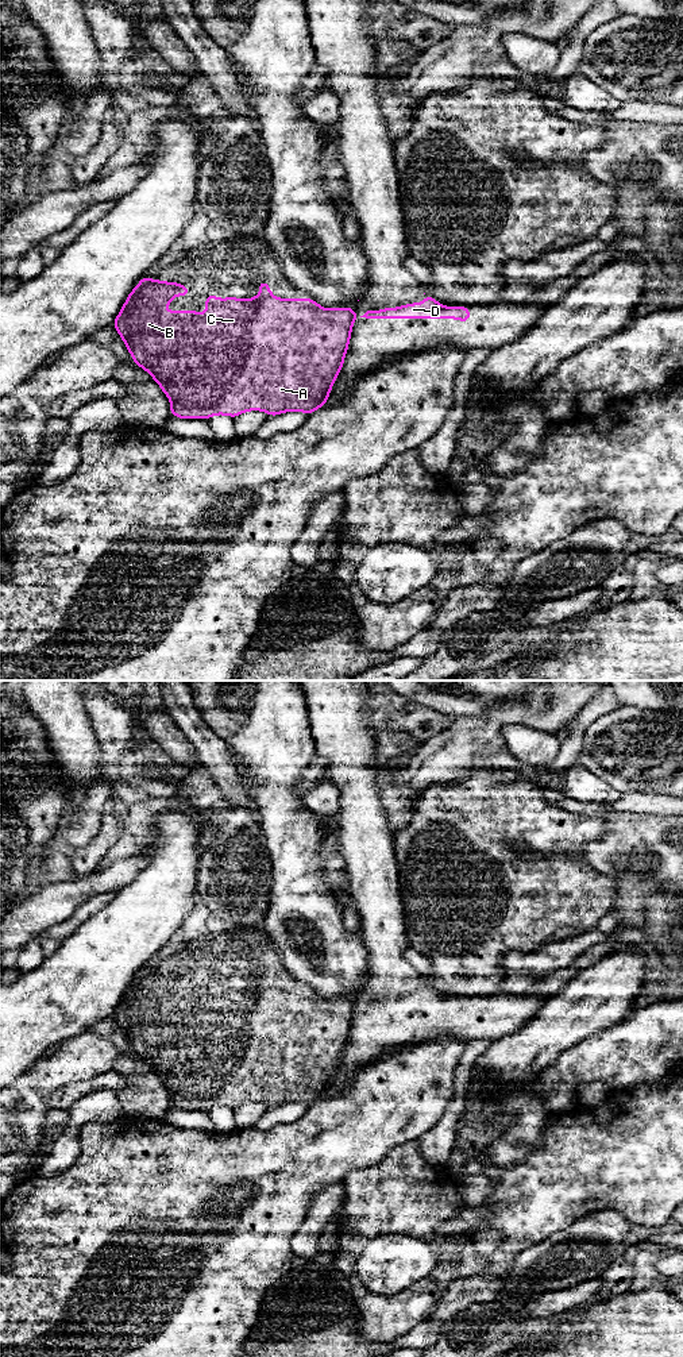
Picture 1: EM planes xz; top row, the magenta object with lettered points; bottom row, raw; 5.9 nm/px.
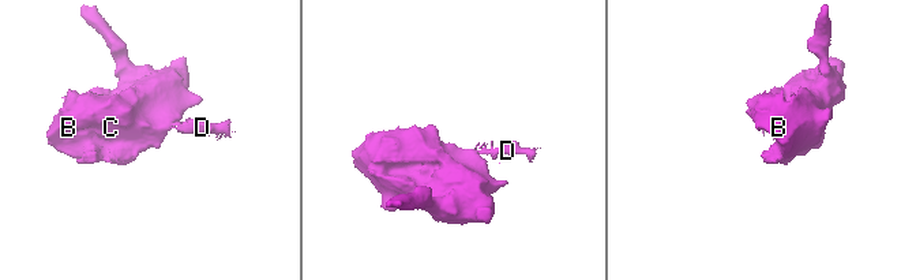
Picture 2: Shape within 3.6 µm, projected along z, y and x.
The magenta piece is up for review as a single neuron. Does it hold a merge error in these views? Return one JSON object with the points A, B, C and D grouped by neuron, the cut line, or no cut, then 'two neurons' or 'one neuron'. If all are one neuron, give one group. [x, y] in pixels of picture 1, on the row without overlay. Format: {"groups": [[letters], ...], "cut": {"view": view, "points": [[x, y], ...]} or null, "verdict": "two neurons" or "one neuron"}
{"groups": [["A", "B", "C"], ["D"]], "cut": {"view": "xz", "points": [[351, 1001], [352, 1012]]}, "verdict": "two neurons"}

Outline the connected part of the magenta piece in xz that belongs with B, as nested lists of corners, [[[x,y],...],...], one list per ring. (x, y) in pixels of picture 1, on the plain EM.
[[[142,968],[127,988],[112,1017],[126,1034],[134,1055],[143,1059],[169,1088],[169,1099],[175,1109],[207,1111],[215,1106],[227,1106],[235,1110],[246,1102],[263,1102],[270,1107],[289,1102],[310,1106],[325,1098],[348,1041],[354,1015],[352,1001],[325,1001],[312,990],[278,990],[270,984],[267,974],[256,976],[261,984],[248,991],[205,987],[204,1007],[197,1002],[170,1002],[166,1006],[158,1002],[169,998],[173,987],[190,986],[189,979],[178,974]]]

